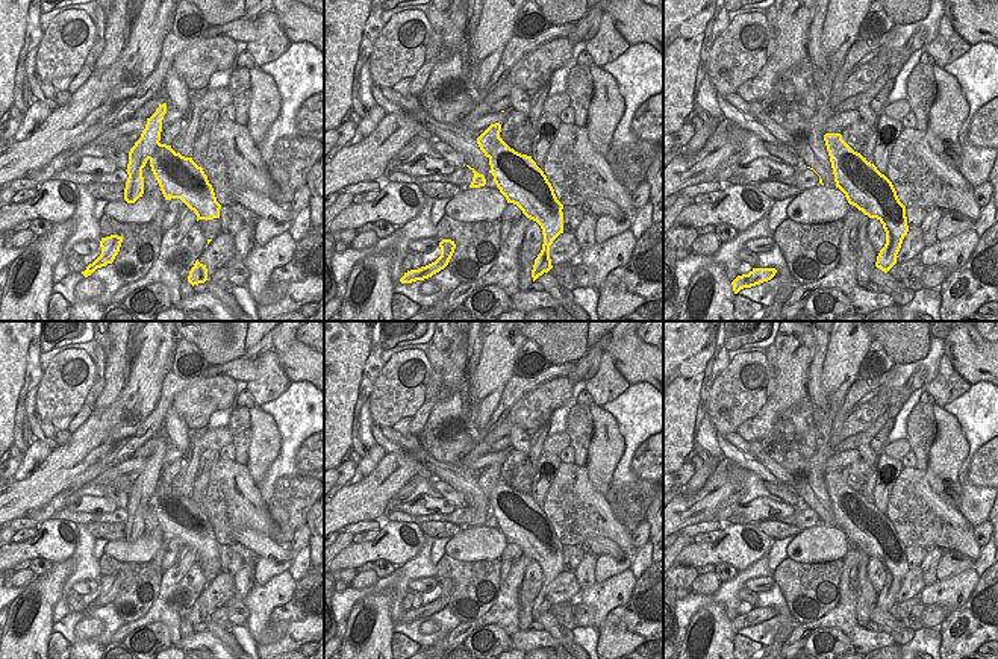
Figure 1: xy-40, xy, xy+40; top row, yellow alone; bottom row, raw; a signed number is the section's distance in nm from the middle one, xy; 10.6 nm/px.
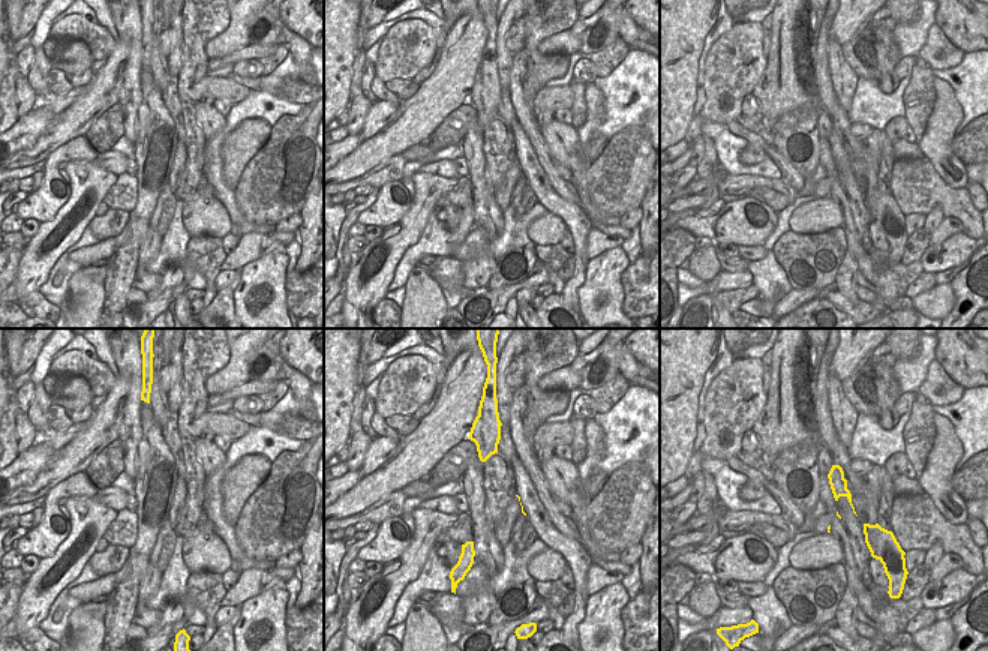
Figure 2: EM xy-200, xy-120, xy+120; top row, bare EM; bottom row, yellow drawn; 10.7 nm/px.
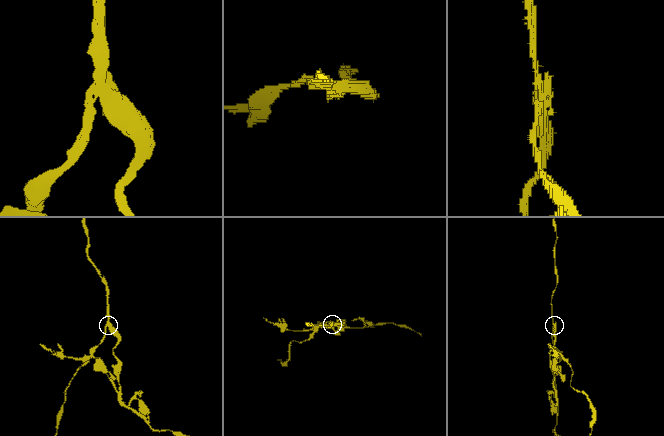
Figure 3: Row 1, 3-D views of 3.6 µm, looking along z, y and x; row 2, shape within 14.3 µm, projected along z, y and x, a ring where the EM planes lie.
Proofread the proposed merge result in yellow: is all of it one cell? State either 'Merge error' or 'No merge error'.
Merge error.

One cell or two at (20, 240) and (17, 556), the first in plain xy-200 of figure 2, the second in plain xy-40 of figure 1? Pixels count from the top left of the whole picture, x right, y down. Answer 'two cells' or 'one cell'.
two cells

